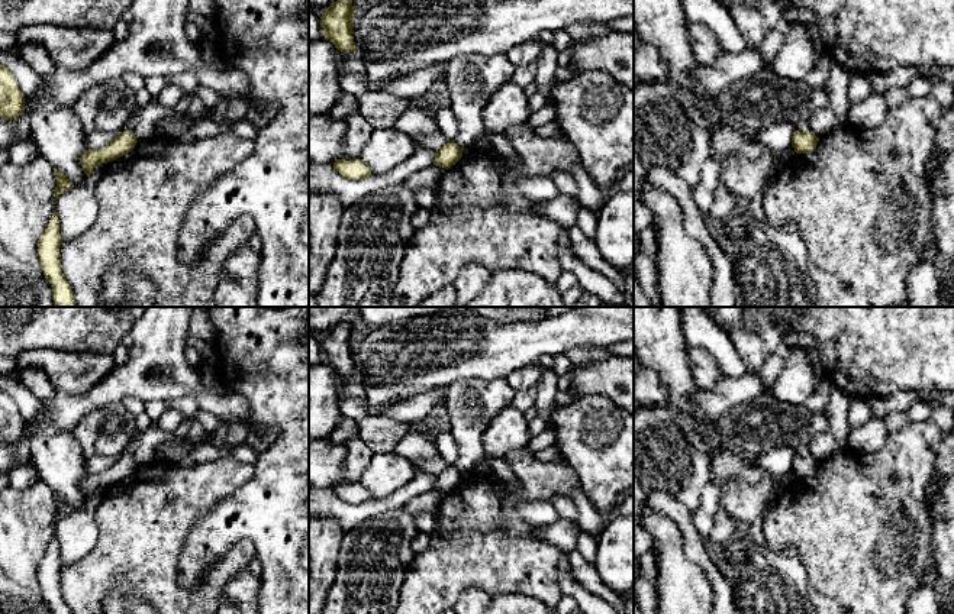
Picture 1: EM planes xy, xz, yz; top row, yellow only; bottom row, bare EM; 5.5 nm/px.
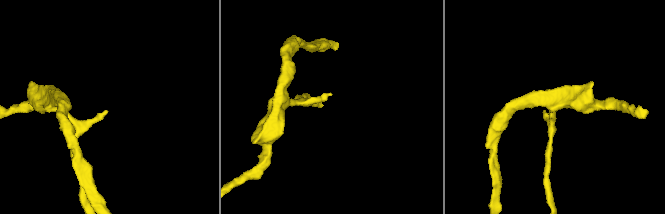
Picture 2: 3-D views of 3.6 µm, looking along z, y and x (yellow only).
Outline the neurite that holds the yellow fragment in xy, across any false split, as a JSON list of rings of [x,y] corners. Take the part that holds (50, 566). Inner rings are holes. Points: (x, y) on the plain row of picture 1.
[[[54,534],[52,540],[49,542],[48,552],[38,565],[38,579],[43,600],[49,605],[52,614],[71,614],[68,605],[65,604],[61,595],[59,586],[61,569],[62,566],[59,559],[58,537],[57,534]]]

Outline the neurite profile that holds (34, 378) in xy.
[[[28,366],[19,374],[19,379],[41,401],[49,400],[55,394],[55,388],[42,368]]]

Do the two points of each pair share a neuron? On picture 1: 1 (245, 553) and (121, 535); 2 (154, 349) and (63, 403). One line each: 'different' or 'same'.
1: same
2: same

